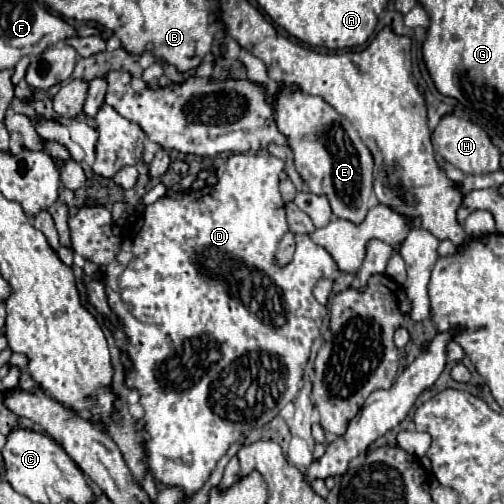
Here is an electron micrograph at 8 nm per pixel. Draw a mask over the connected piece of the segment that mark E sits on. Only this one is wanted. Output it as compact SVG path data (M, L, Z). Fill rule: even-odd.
M243 49L239 59L247 69L247 77L265 81L269 93L275 97L277 129L287 137L287 145L295 155L295 169L309 185L309 191L315 195L325 195L337 219L347 219L355 225L365 221L369 211L369 197L373 191L373 157L359 139L353 125L321 97L285 89L283 83L269 79L263 69L265 63L253 57L249 51Z

